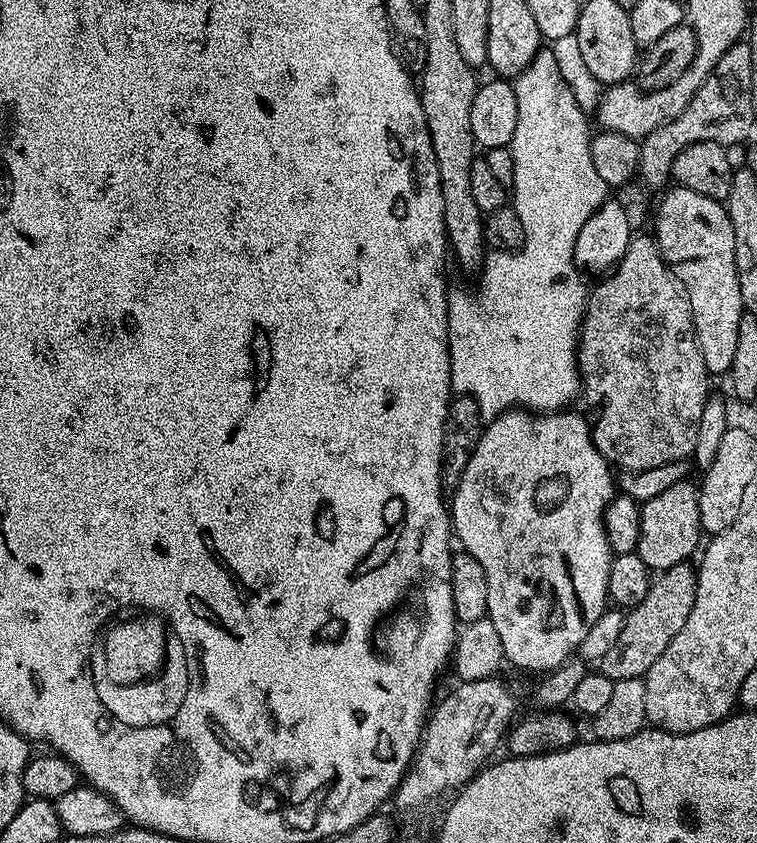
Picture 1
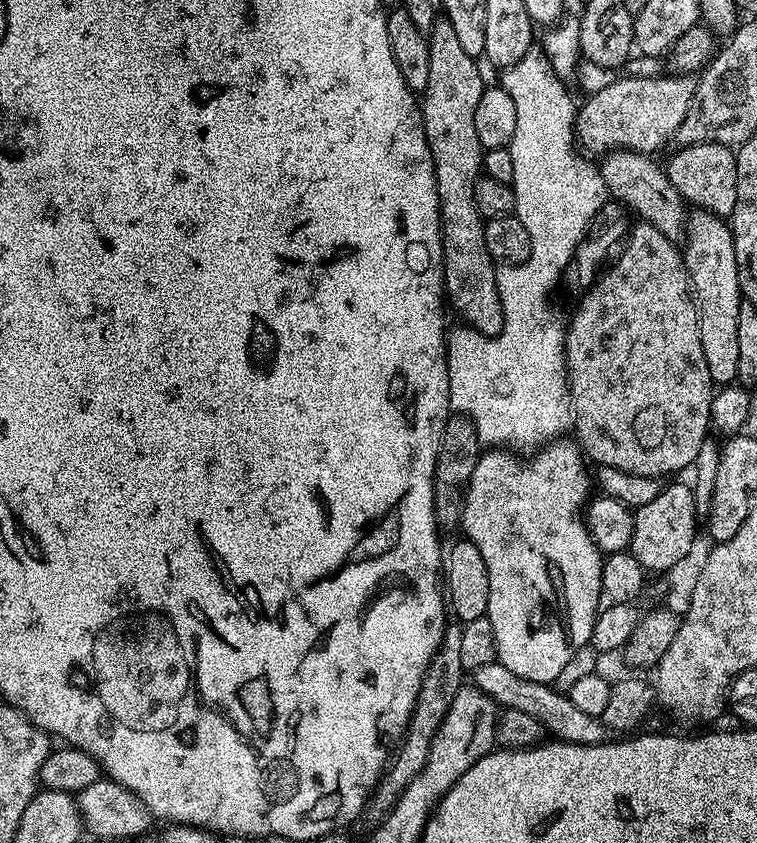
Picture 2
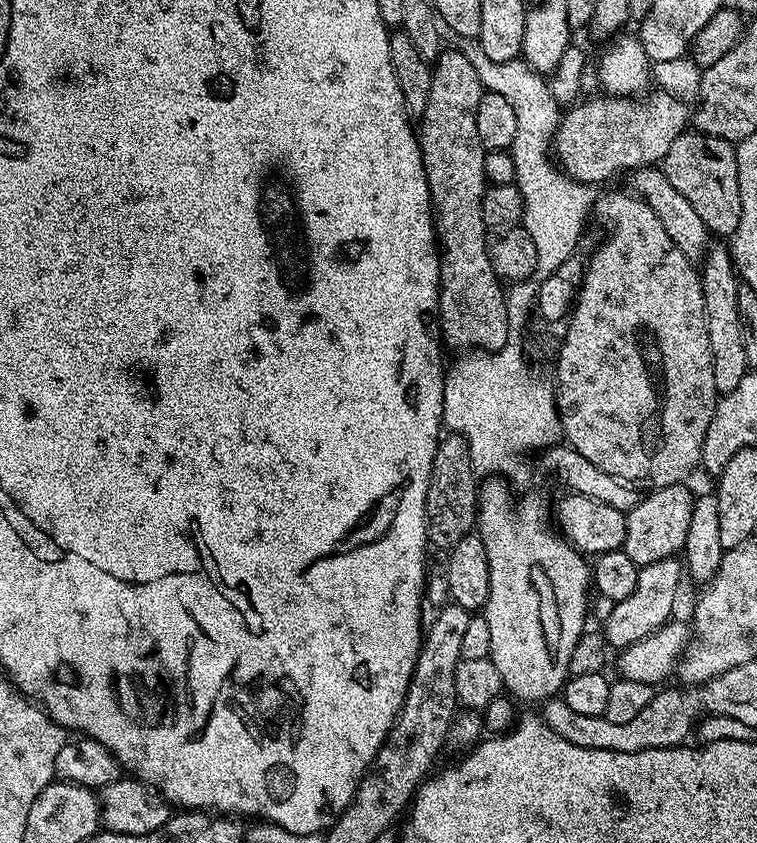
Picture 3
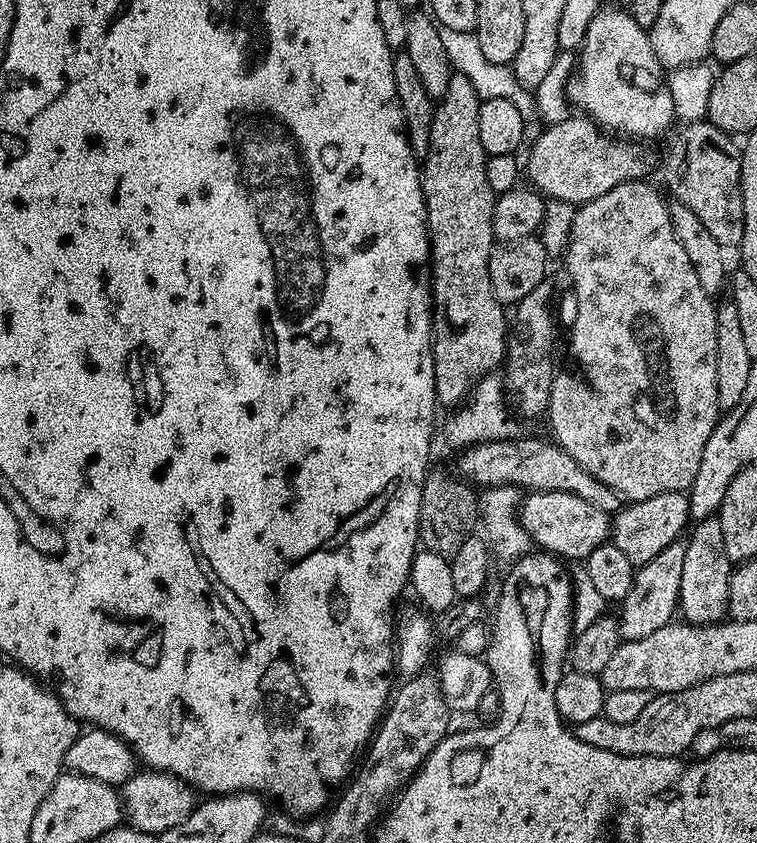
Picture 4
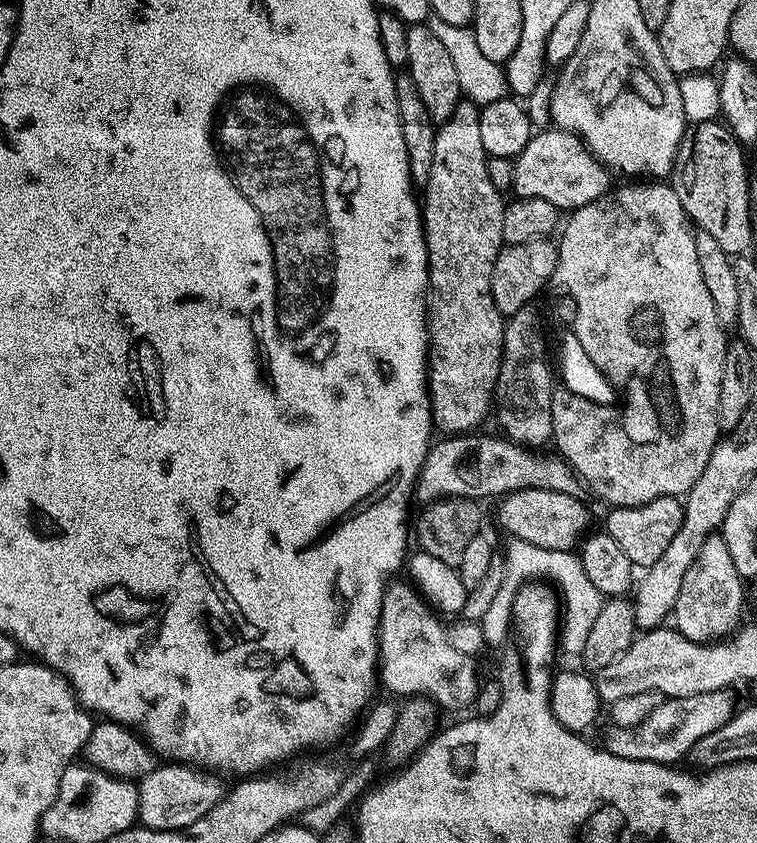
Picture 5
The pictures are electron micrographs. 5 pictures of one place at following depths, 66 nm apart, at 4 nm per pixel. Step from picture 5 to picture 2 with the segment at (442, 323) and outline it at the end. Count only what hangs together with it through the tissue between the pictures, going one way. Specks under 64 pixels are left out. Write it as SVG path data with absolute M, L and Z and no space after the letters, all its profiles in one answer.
M438 18L434 22L434 26L426 34L428 39L428 49L430 50L430 82L426 82L426 90L422 94L422 111L424 114L424 129L426 130L426 142L430 146L430 154L434 162L434 178L436 179L436 189L438 190L438 202L440 203L440 234L442 236L442 246L444 247L444 290L446 293L447 303L461 316L463 323L469 328L474 328L484 336L497 336L502 330L502 302L498 298L498 286L496 285L496 269L497 265L492 259L490 250L486 250L486 238L484 237L484 217L478 214L478 206L474 206L474 186L478 182L478 178L482 174L482 165L484 163L485 149L480 147L478 142L478 133L474 127L474 110L478 106L478 98L482 98L486 87L484 76L480 73L477 57L466 54L466 50L462 50L462 45L458 43L458 37L454 31L454 26L450 26L450 22L446 18Z

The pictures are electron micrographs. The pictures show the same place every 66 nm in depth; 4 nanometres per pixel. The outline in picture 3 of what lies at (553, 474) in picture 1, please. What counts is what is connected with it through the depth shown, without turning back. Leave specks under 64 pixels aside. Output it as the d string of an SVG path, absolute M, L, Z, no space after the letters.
M504 478L485 480L488 481L485 484L483 481L478 488L476 528L486 546L486 558L490 562L490 598L482 610L486 626L490 626L488 655L494 662L509 697L517 701L543 702L555 697L563 689L564 682L570 675L570 654L574 654L578 638L586 631L584 619L588 616L590 564L584 553L565 540L550 523L549 505L547 508L535 494L521 495L517 499Z

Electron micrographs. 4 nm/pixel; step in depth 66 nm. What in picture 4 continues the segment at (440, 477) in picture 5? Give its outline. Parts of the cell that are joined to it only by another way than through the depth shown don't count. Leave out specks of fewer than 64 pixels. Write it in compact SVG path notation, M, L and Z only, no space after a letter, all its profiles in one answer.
M487 440L481 444L465 447L460 456L459 475L473 486L481 489L517 484L525 490L538 492L565 492L578 494L585 502L598 506L598 510L615 514L623 510L626 501L619 492L614 491L606 482L598 482L590 470L578 466L570 454L559 444L548 440Z

